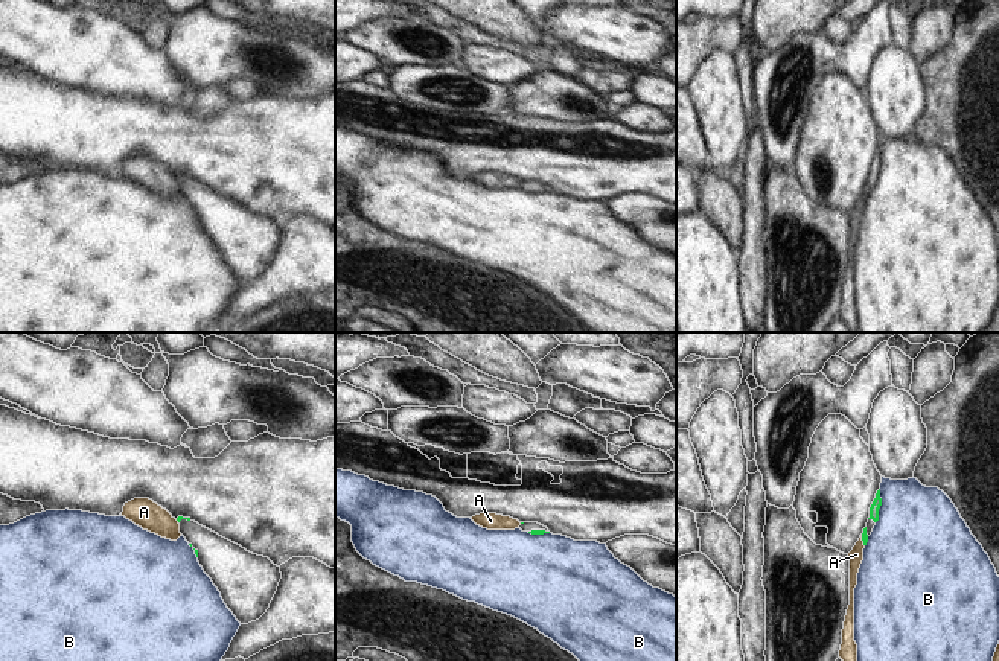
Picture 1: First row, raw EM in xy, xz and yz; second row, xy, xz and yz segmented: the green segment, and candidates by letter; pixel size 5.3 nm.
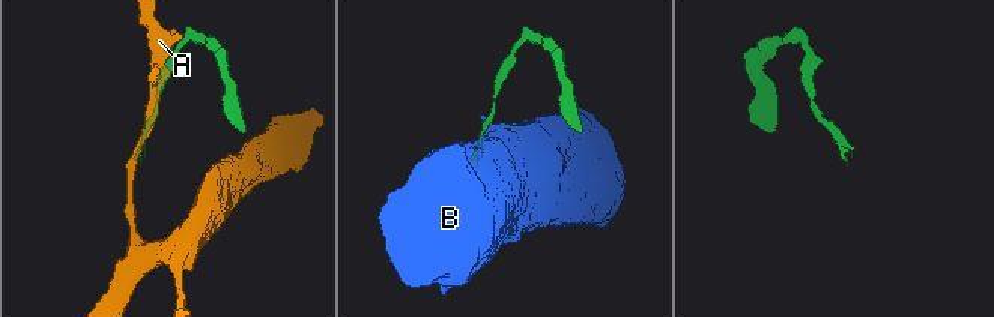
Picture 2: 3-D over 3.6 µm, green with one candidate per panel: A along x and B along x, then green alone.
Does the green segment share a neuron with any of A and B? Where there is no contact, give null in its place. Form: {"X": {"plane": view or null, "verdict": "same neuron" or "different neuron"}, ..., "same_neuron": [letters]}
{"A": {"plane": "yz", "verdict": "different neuron"}, "B": {"plane": "yz", "verdict": "different neuron"}, "same_neuron": []}

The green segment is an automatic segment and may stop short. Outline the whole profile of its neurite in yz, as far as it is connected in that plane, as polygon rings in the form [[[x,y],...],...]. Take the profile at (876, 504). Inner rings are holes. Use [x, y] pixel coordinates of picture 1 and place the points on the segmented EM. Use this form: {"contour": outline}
{"contour": [[[879,489],[877,493],[876,493],[876,498],[874,498],[871,507],[870,507],[870,518],[868,518],[867,527],[863,528],[863,533],[862,533],[863,545],[867,545],[868,536],[871,535],[876,522],[879,521],[880,506],[882,506],[882,498],[880,498],[880,489]]]}

